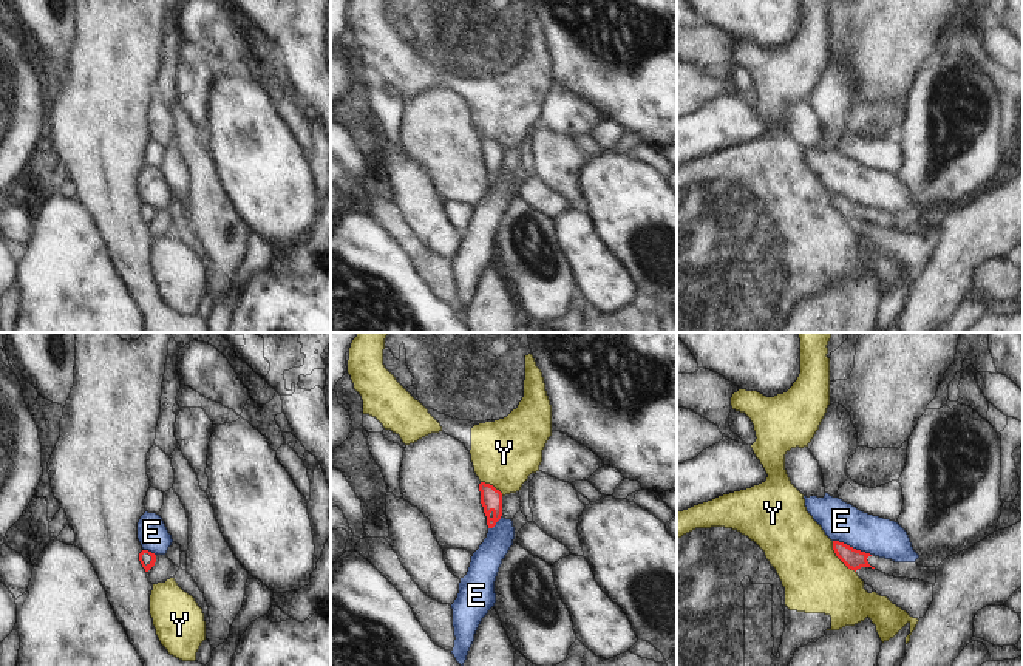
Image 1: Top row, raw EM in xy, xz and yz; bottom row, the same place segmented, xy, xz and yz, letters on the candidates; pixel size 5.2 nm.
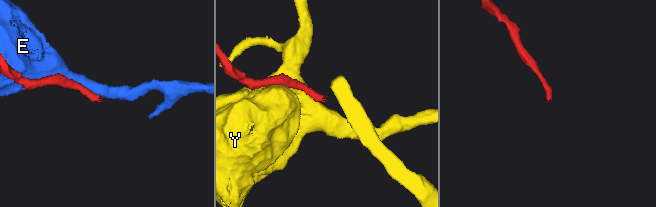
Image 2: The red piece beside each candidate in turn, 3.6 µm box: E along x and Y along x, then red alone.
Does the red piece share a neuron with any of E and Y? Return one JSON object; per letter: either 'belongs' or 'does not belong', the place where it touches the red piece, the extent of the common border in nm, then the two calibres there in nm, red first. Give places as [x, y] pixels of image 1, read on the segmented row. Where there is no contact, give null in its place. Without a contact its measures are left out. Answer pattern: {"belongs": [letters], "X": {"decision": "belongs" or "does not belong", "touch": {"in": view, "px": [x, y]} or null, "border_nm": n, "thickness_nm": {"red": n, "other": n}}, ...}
{"belongs": [], "E": {"decision": "does not belong", "touch": {"in": "yz", "px": [852, 547]}, "border_nm": 220, "thickness_nm": {"red": 100, "other": 200}}, "Y": {"decision": "does not belong", "touch": {"in": "yz", "px": [839, 558]}, "border_nm": 200, "thickness_nm": {"red": 100, "other": 340}}}

